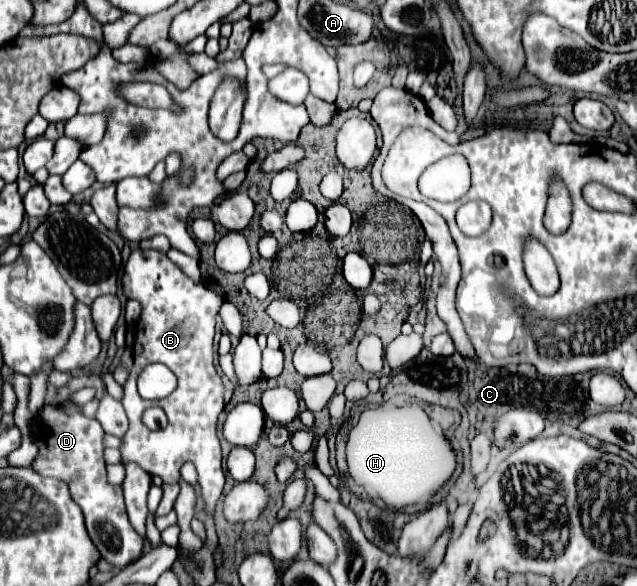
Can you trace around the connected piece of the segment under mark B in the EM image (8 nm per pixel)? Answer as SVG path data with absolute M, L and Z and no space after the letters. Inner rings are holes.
M135 249L127 263L123 266L123 276L121 277L121 285L123 285L123 295L127 299L135 299L141 303L141 315L137 321L137 329L135 329L135 343L133 343L133 367L131 367L131 375L125 383L125 397L123 397L123 407L127 411L129 417L129 431L123 437L123 449L121 449L121 457L123 461L135 461L139 463L149 475L159 475L163 479L163 483L177 483L179 479L179 469L185 461L195 463L197 467L197 475L199 475L199 485L201 485L201 493L205 499L205 507L207 511L215 511L215 505L223 493L223 483L225 483L225 475L223 475L223 459L221 459L221 447L219 447L219 439L217 439L217 417L223 411L225 403L223 403L223 383L213 367L213 335L215 335L215 317L223 305L223 297L219 297L217 293L201 285L201 283L193 283L173 261L169 261L169 257L165 257L159 251L143 251L143 249ZM149 363L163 363L167 365L179 379L177 389L159 401L145 401L141 399L141 395L137 393L137 375L141 373L141 369ZM147 407L163 407L165 415L167 415L167 427L165 429L157 429L151 431L143 425L141 415Z

